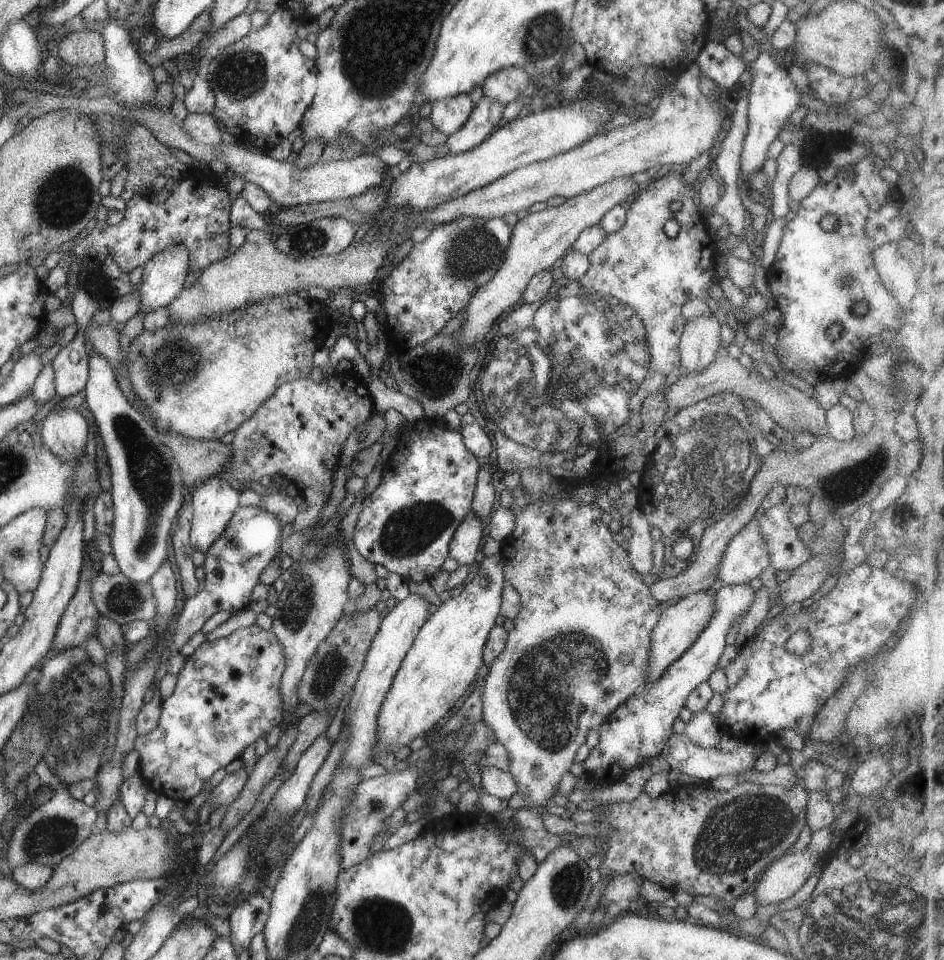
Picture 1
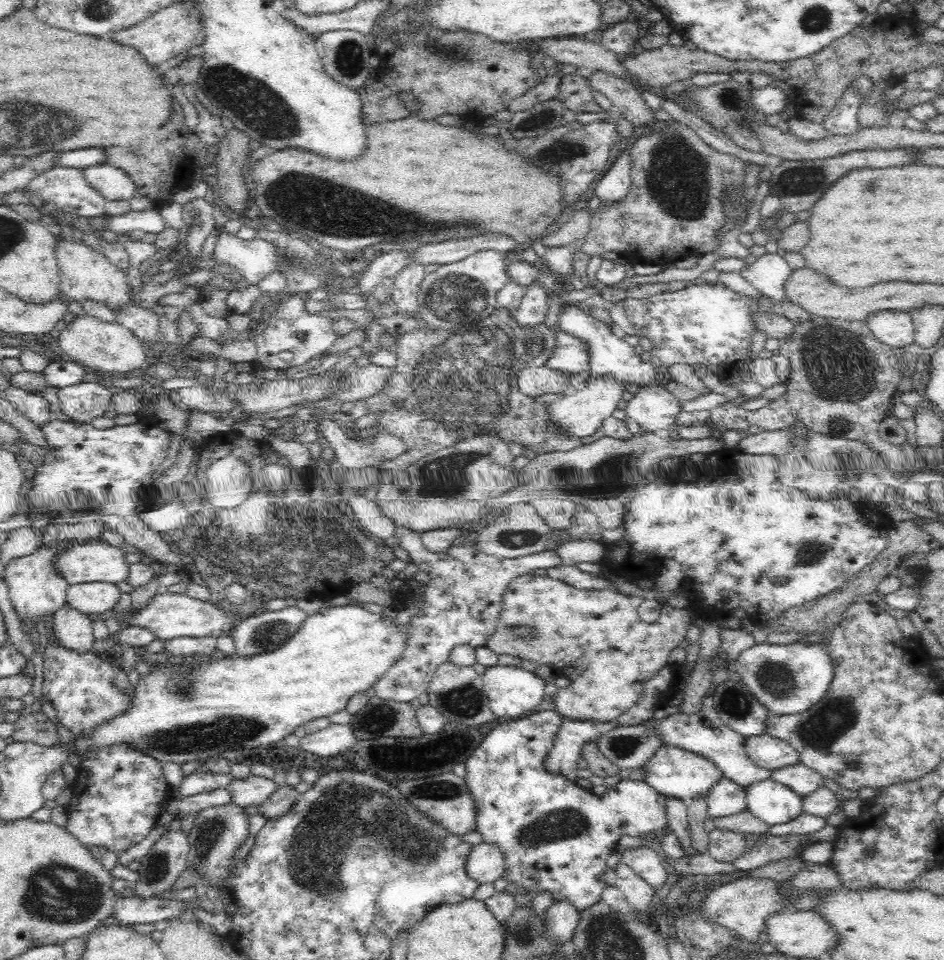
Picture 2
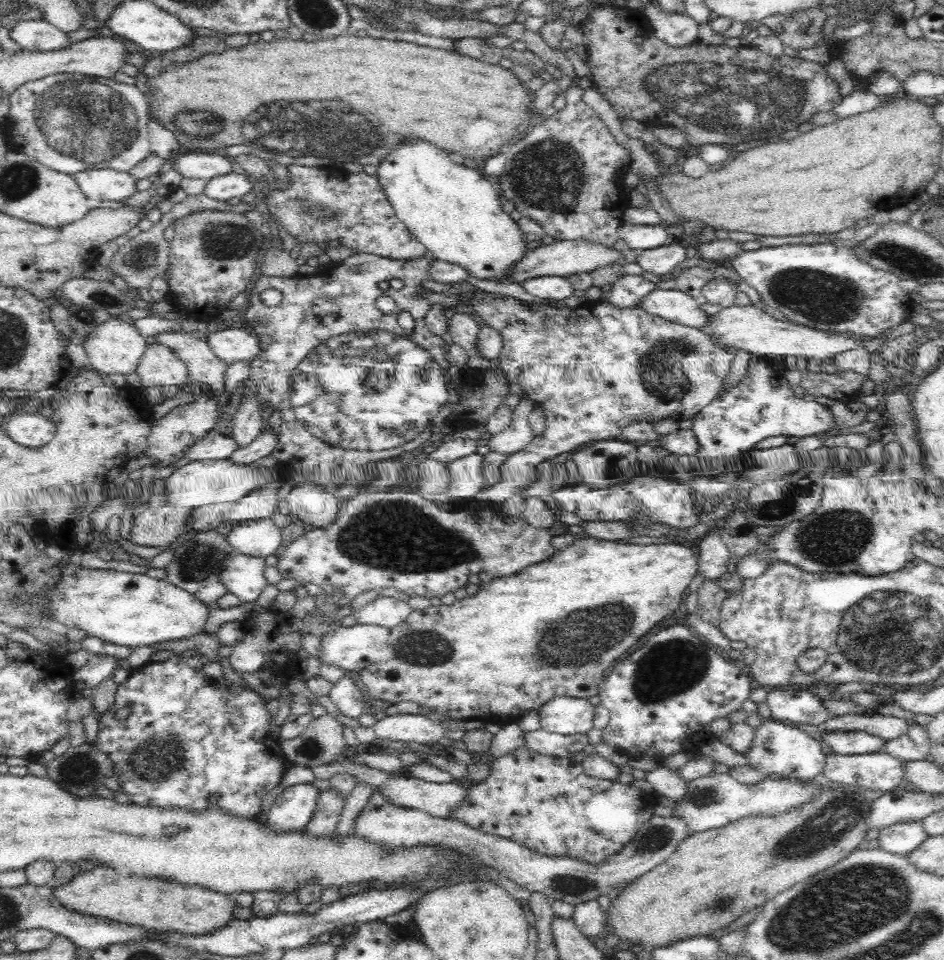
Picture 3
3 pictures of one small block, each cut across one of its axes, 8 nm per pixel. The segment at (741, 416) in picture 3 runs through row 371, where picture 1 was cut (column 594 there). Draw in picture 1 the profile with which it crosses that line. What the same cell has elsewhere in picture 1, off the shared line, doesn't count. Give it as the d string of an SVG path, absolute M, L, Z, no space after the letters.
M752 584L745 585L728 585L717 588L714 595L714 610L712 616L706 624L706 628L700 632L700 636L696 638L696 642L676 660L666 668L664 674L658 680L646 683L638 694L627 698L598 728L599 742L591 749L588 758L582 762L585 778L600 780L600 784L612 785L624 780L625 777L635 768L640 768L643 764L655 761L656 757L664 750L668 738L672 736L672 724L678 718L678 713L684 708L690 692L698 686L706 682L712 672L718 667L718 660L724 652L726 646L726 634L738 620L742 620L742 616L746 615L756 600L756 588Z

